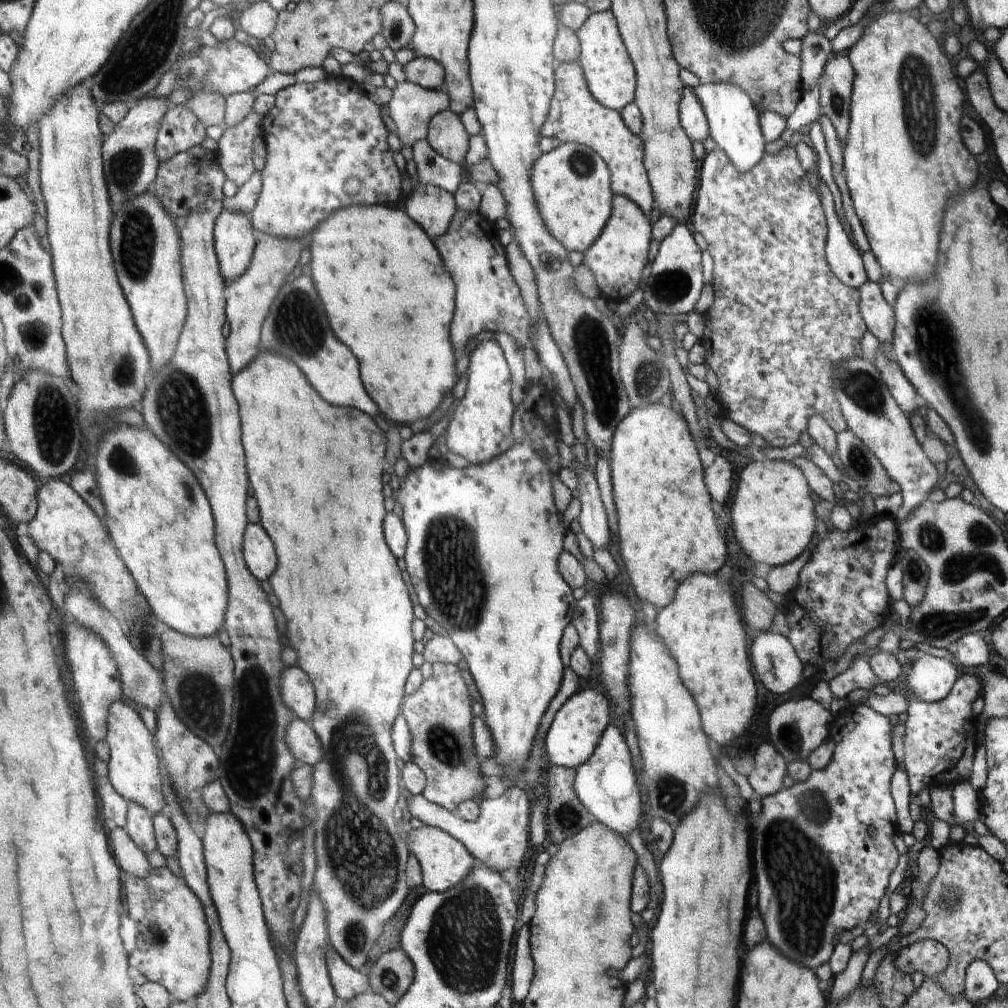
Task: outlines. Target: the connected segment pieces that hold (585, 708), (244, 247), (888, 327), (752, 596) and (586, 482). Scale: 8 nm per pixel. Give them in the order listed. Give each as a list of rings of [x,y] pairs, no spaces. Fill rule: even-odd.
[[[592,688],[578,689],[554,715],[546,733],[548,760],[552,765],[576,769],[594,754],[596,745],[612,721],[612,704],[602,692]]]
[[[228,210],[218,218],[216,229],[217,249],[228,284],[246,276],[254,249],[257,248],[256,232],[251,217],[244,212]]]
[[[872,281],[862,284],[857,288],[861,295],[861,314],[865,322],[869,324],[869,329],[880,344],[892,342],[894,338],[895,314],[880,290],[879,283]]]
[[[751,582],[742,583],[741,590],[746,624],[754,630],[770,631],[774,612],[778,610],[772,600]]]
[[[580,464],[576,467],[577,487],[580,490],[581,510],[578,518],[582,533],[598,549],[605,549],[610,542],[610,527],[604,510],[604,504],[600,500],[600,489],[589,470],[581,470]]]

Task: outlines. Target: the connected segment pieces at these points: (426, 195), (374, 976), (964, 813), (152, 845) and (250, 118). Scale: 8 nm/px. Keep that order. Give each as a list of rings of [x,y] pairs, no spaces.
[[[418,184],[403,205],[410,218],[414,219],[432,240],[449,230],[457,214],[453,194],[432,184]]]
[[[403,949],[385,952],[367,973],[369,989],[395,1005],[412,985],[414,966]]]
[[[958,782],[952,788],[952,822],[948,822],[950,826],[950,837],[947,845],[952,845],[951,830],[953,826],[962,826],[966,822],[974,822],[974,820],[981,819],[981,797],[980,793],[972,788],[969,782]]]
[[[129,801],[129,804],[130,824],[128,824],[127,831],[146,854],[159,850],[154,822],[155,814],[152,810],[148,810],[136,802]]]
[[[250,111],[242,124],[225,129],[219,140],[217,151],[220,164],[226,172],[226,178],[242,188],[254,174],[255,166],[252,158],[254,138],[263,134],[263,116]]]

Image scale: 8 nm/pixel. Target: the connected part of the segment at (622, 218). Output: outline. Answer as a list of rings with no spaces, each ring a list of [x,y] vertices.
[[[614,195],[612,216],[606,222],[602,234],[582,254],[582,263],[592,270],[600,295],[608,303],[621,303],[638,288],[640,280],[644,280],[642,270],[648,264],[648,242],[652,240],[653,233],[653,226],[650,226],[644,213],[630,198]]]

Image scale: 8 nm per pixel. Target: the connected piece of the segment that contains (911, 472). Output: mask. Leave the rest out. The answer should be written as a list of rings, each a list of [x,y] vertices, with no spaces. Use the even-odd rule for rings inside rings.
[[[852,358],[836,366],[836,372],[832,372],[832,382],[841,404],[841,412],[846,414],[845,422],[850,422],[849,429],[878,458],[891,480],[900,484],[903,504],[896,516],[899,520],[906,520],[912,510],[928,498],[930,490],[938,482],[938,474],[934,464],[926,458],[918,444],[912,420],[908,420],[898,403],[894,402],[895,398],[890,396],[891,390],[888,390],[888,384],[882,380],[882,375],[875,364],[870,364],[870,360]]]

